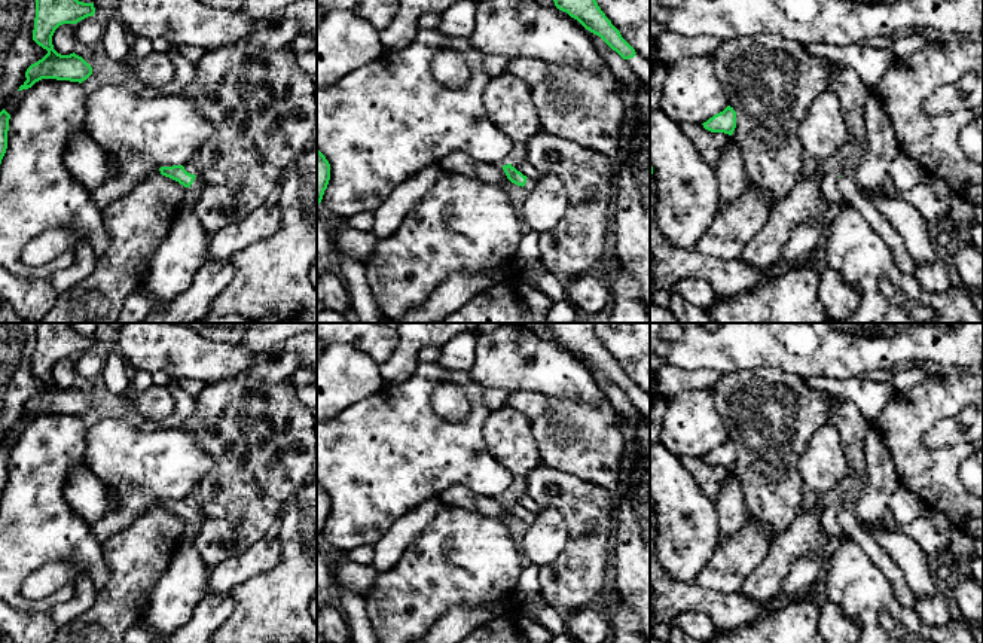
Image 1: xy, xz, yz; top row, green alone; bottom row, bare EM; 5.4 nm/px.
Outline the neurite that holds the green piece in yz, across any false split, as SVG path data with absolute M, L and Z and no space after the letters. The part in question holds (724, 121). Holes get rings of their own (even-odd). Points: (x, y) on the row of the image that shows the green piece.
M727 106L723 112L714 115L702 124L711 132L724 132L732 135L736 128L736 112Z

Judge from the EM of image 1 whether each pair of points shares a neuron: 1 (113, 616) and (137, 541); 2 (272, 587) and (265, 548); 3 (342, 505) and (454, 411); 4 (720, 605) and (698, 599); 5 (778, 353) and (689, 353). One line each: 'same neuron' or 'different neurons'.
1: same neuron
2: different neurons
3: different neurons
4: same neuron
5: same neuron

